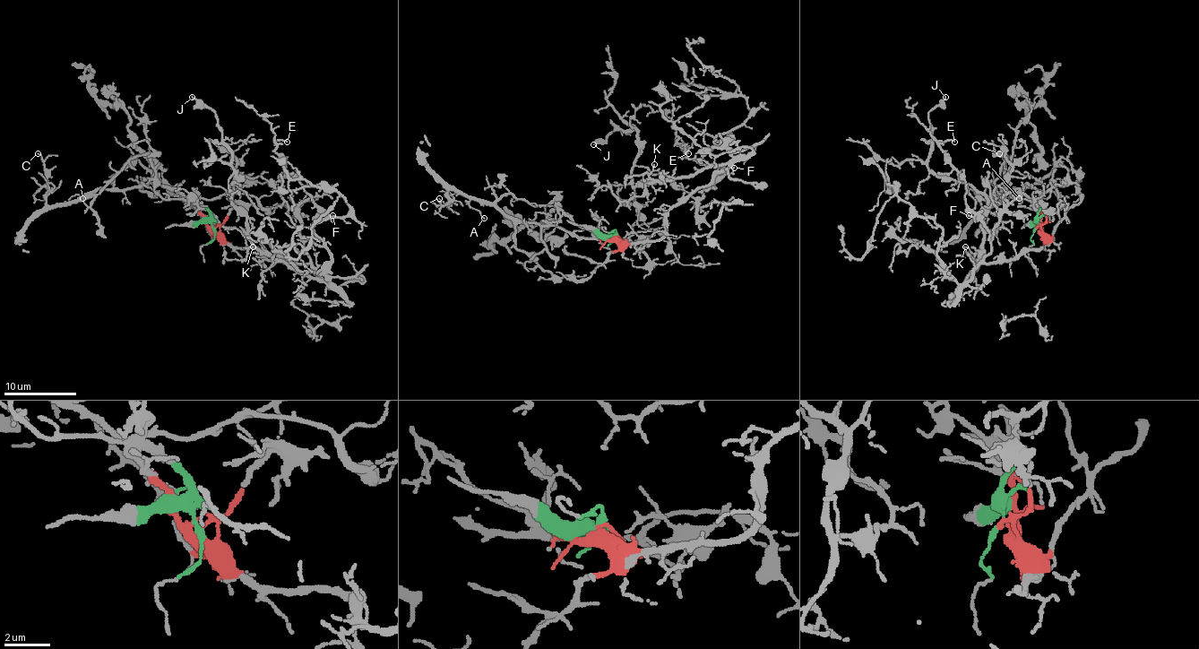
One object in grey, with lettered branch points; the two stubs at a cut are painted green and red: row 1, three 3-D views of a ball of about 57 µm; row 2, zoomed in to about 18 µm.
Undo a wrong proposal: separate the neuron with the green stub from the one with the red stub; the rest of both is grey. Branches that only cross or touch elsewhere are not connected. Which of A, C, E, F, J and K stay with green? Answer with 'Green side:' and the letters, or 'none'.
Green side: A, C

